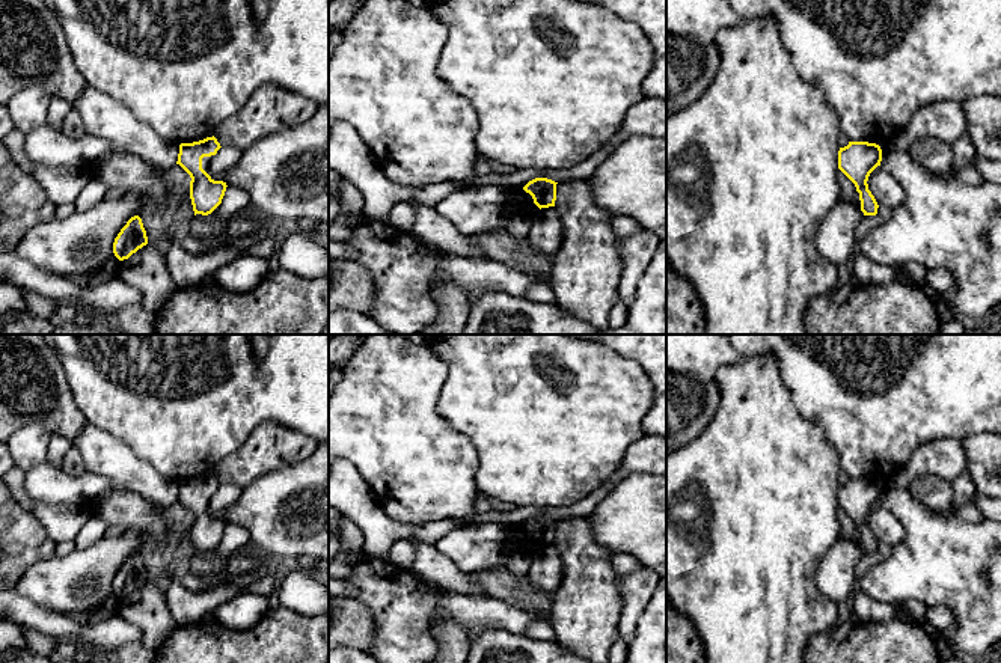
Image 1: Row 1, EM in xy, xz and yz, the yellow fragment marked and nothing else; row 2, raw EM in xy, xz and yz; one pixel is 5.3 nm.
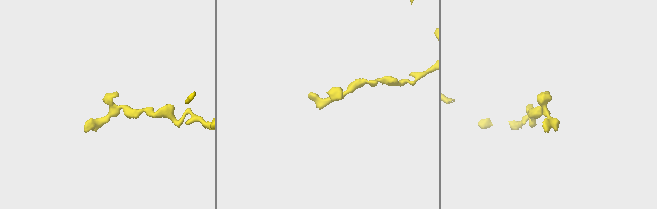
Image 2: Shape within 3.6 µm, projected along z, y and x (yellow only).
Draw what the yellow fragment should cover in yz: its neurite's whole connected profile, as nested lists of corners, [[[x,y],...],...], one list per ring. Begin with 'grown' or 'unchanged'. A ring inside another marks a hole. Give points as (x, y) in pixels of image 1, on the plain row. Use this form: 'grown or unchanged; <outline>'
unchanged; [[[849,479],[838,488],[838,506],[855,521],[864,553],[877,551],[877,539],[868,527],[870,511],[880,503],[882,487],[876,481]]]

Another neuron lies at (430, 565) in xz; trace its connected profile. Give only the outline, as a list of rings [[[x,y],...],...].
[[[412,539],[412,542],[416,555],[407,571],[446,592],[485,595],[479,583],[472,582],[469,574],[458,571],[433,544],[419,539]]]

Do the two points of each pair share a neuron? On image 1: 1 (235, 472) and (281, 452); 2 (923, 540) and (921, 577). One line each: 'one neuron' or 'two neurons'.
1: one neuron
2: one neuron

